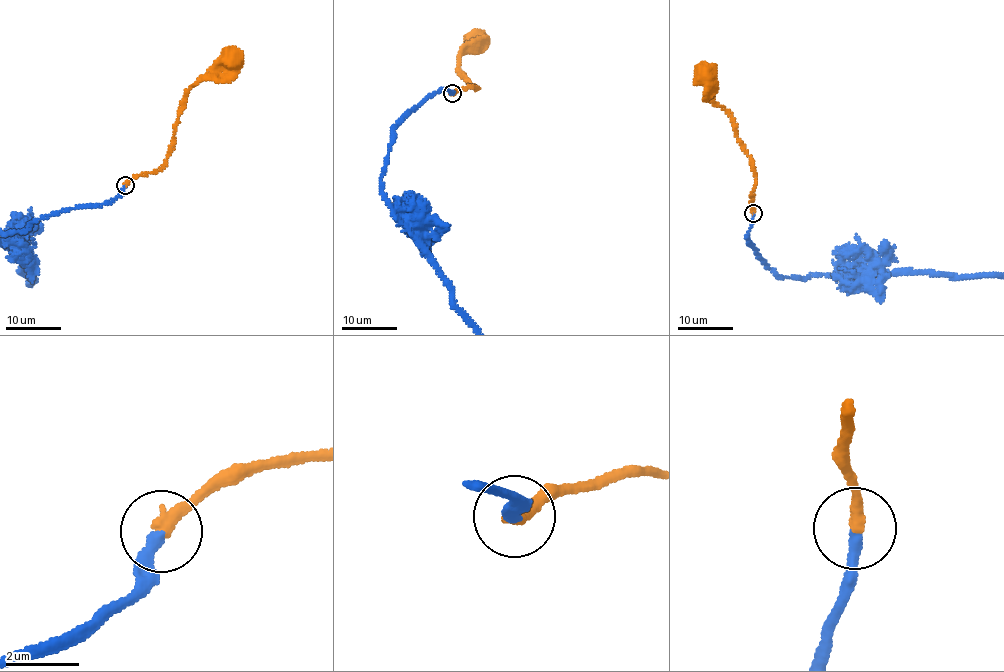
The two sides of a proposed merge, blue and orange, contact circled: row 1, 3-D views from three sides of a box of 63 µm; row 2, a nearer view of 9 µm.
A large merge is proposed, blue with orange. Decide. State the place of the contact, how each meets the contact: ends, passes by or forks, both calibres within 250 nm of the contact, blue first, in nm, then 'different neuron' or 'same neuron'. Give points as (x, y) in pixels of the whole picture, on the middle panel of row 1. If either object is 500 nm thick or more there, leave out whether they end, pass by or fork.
(452, 93) | blue ends | orange ends | 320/360 nm | same neuron

